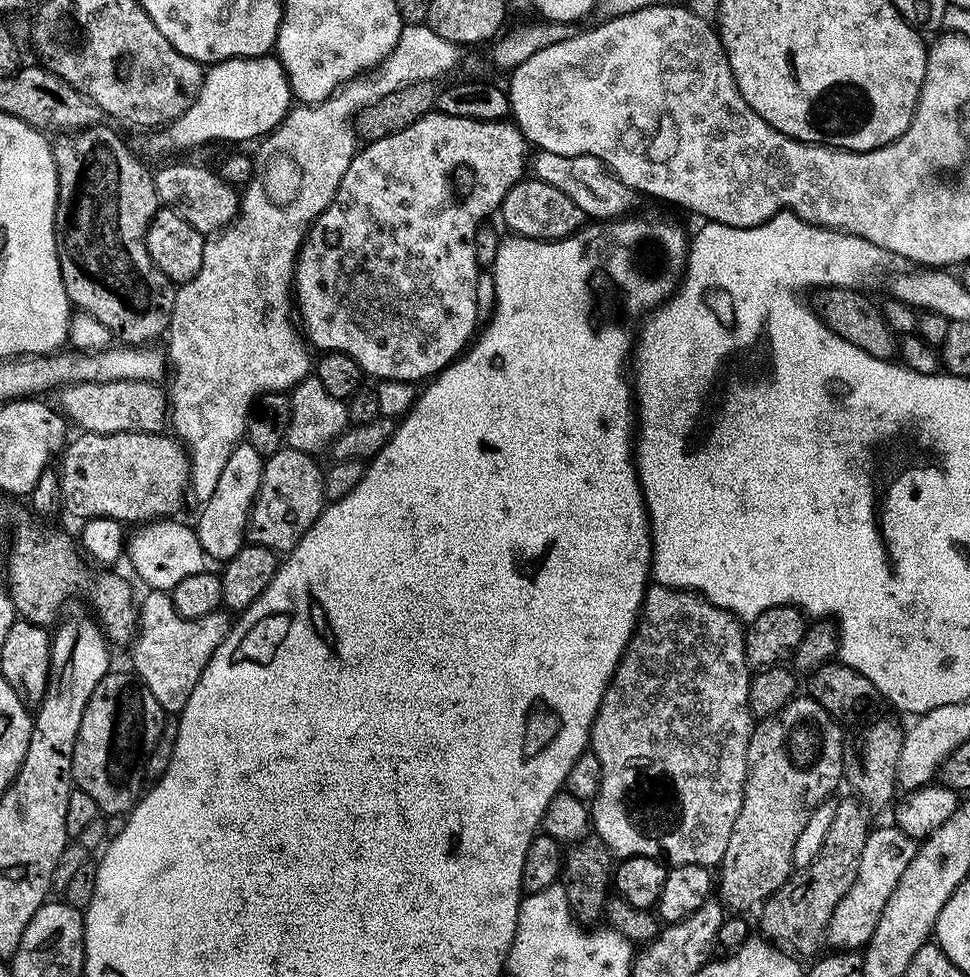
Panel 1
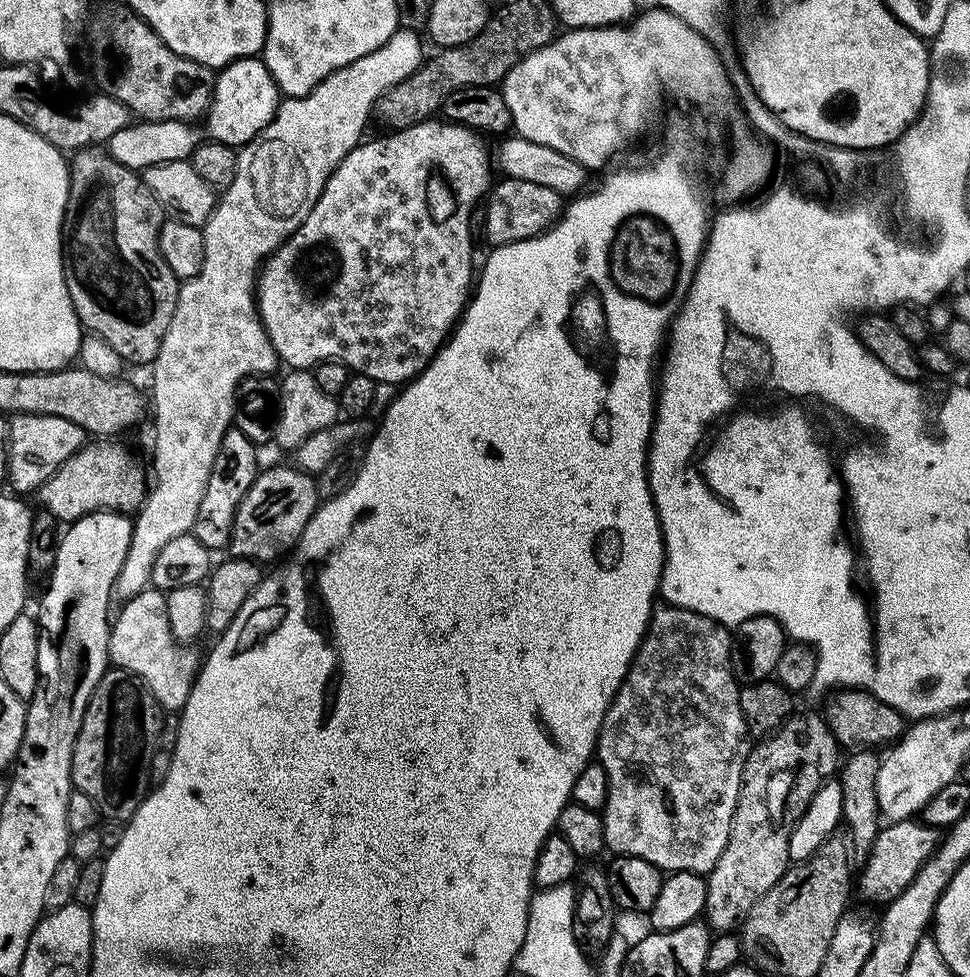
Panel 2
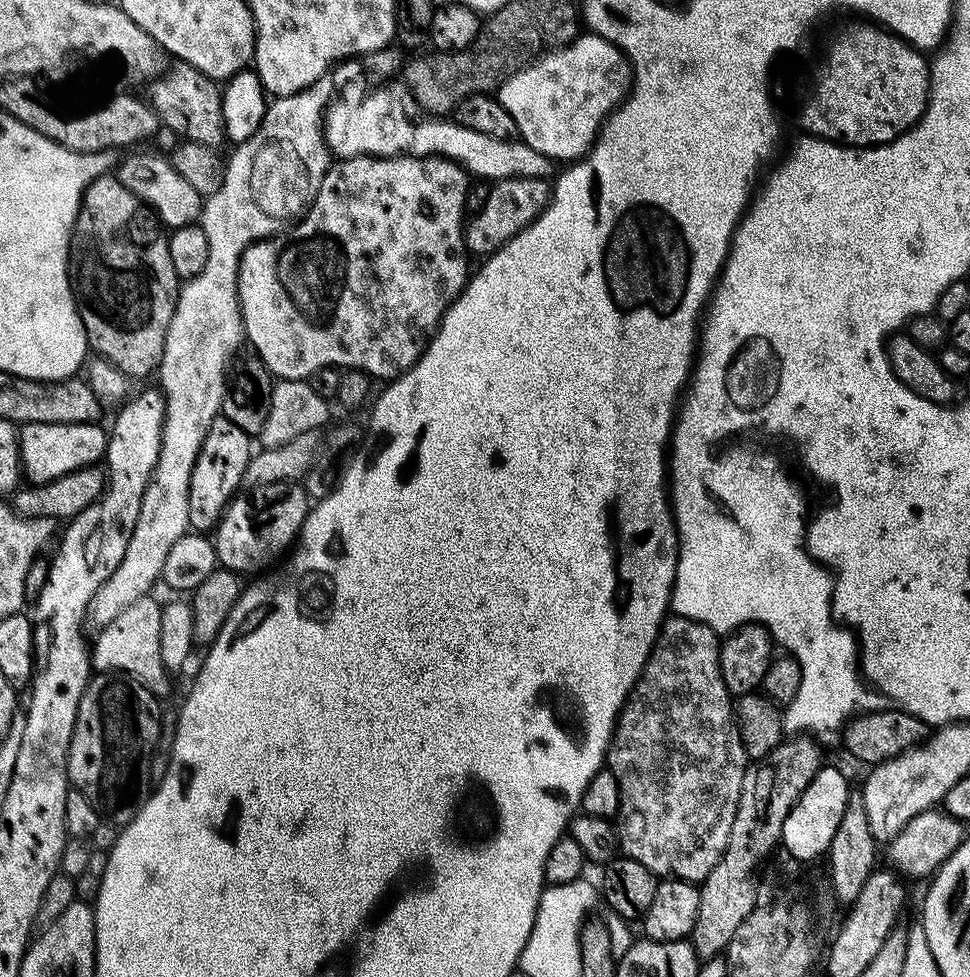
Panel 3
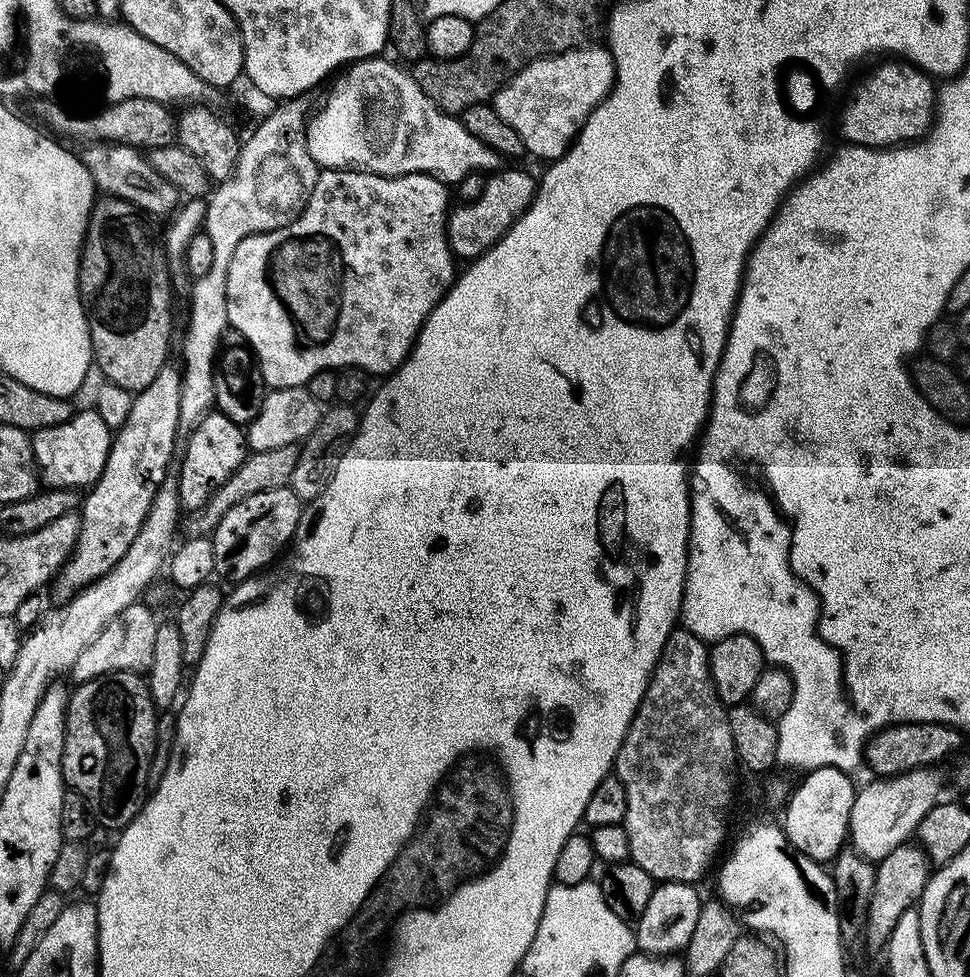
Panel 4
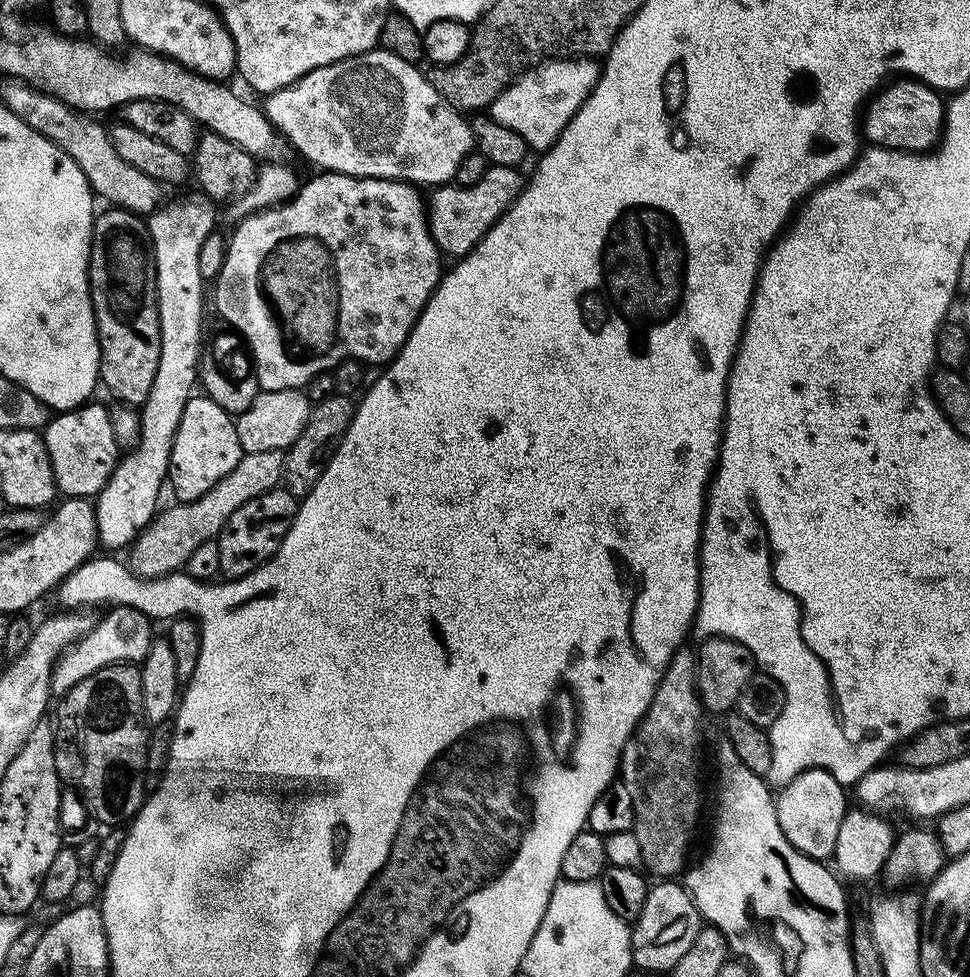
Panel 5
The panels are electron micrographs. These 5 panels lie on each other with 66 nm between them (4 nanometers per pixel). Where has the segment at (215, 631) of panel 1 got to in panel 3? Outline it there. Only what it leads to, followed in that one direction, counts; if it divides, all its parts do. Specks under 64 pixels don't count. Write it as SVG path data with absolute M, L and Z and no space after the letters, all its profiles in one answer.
M149 594L138 598L138 602L130 602L114 622L99 629L95 634L96 644L91 645L90 659L92 667L100 674L123 674L152 689L157 697L164 698L168 692L166 669L160 653L160 635L162 634L161 601Z

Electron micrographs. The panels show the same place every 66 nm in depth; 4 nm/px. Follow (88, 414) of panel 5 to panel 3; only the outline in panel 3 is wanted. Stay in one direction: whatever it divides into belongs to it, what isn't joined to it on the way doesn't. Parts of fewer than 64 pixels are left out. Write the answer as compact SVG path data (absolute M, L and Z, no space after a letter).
M34 422L25 424L19 429L20 437L20 462L25 477L29 476L32 484L45 484L59 476L70 474L79 468L90 468L105 459L108 451L108 432L100 429L99 423L90 424L47 424L46 422Z

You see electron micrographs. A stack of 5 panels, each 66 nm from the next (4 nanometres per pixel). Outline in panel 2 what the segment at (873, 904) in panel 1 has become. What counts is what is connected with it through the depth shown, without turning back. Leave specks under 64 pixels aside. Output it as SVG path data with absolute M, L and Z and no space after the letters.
M920 818L885 823L874 838L867 860L863 861L864 873L858 876L859 891L861 888L868 900L892 900L902 890L906 890L906 886L910 886L914 874L918 874L929 856L935 853L941 839L941 833Z

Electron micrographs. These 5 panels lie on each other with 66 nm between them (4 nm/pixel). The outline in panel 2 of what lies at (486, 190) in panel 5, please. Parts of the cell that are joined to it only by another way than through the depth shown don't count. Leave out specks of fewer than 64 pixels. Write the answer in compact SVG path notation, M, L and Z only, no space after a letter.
M511 178L501 181L501 184L497 183L486 196L486 222L482 236L489 240L489 245L512 244L516 240L539 236L560 219L566 207L565 197L534 182L522 182Z

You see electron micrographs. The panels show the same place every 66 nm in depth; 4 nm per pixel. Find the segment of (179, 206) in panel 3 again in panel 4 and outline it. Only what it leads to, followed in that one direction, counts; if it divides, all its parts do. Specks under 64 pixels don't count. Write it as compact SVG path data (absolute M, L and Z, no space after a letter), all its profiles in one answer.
M89 143L88 148L82 152L82 163L87 172L92 175L93 185L100 188L101 193L117 200L124 200L132 205L133 209L141 213L149 212L152 216L171 217L181 203L182 197L176 188L154 170L154 166L148 161L147 155L141 154L137 149L128 144L97 144Z

